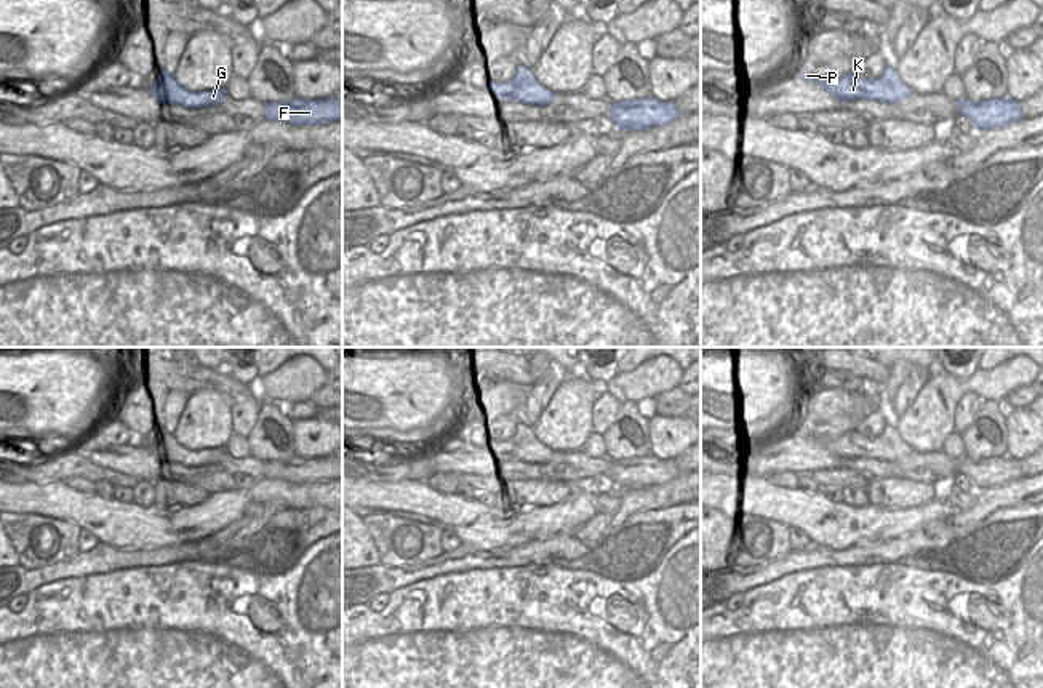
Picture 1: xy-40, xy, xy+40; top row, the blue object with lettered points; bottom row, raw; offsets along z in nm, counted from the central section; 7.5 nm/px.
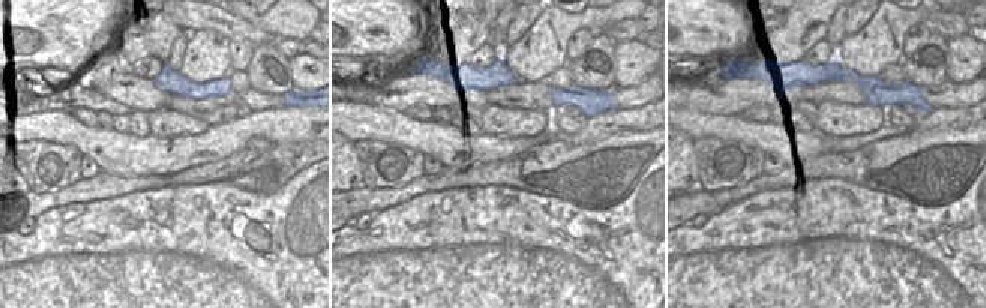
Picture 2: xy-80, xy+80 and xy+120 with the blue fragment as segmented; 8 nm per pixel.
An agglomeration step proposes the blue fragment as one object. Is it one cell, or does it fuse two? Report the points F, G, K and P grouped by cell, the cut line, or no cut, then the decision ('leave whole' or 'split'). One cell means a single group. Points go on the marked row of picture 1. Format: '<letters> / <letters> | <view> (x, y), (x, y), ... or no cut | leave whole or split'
F K P / G | xy (499, 84), (511, 85), (515, 90) | split

